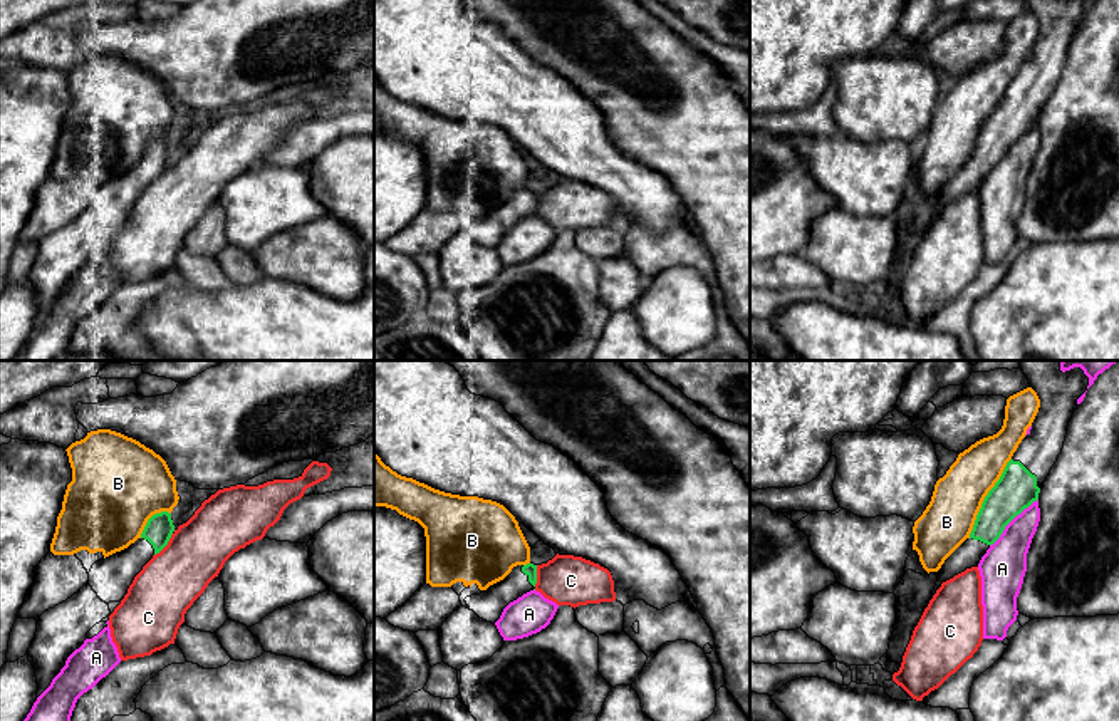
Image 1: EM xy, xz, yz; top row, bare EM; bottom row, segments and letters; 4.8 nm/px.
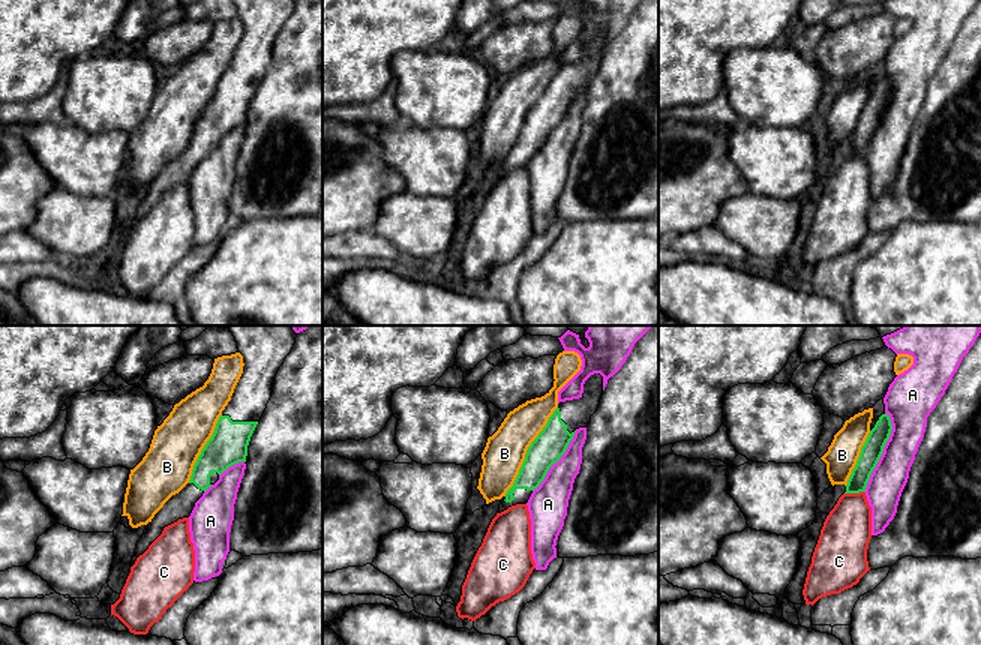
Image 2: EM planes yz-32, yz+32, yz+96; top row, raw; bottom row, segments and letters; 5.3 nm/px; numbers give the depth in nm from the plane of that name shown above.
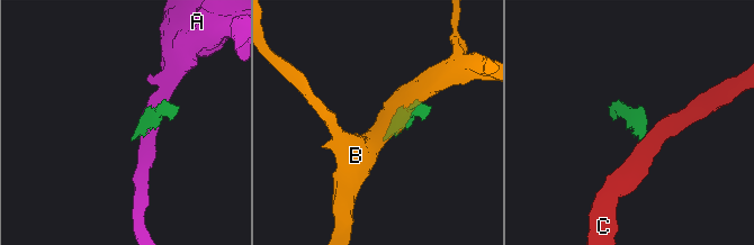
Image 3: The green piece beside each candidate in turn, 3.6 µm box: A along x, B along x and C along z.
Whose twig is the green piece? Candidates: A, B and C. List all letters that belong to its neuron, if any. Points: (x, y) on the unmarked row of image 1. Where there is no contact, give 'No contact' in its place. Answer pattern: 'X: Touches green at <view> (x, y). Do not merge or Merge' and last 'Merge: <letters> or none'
A: Touches green at yz (1012, 143). Do not merge
B: Touches green at yz (985, 123). Do not merge
C: Touches green at xy (165, 170). Do not merge
Merge: none

